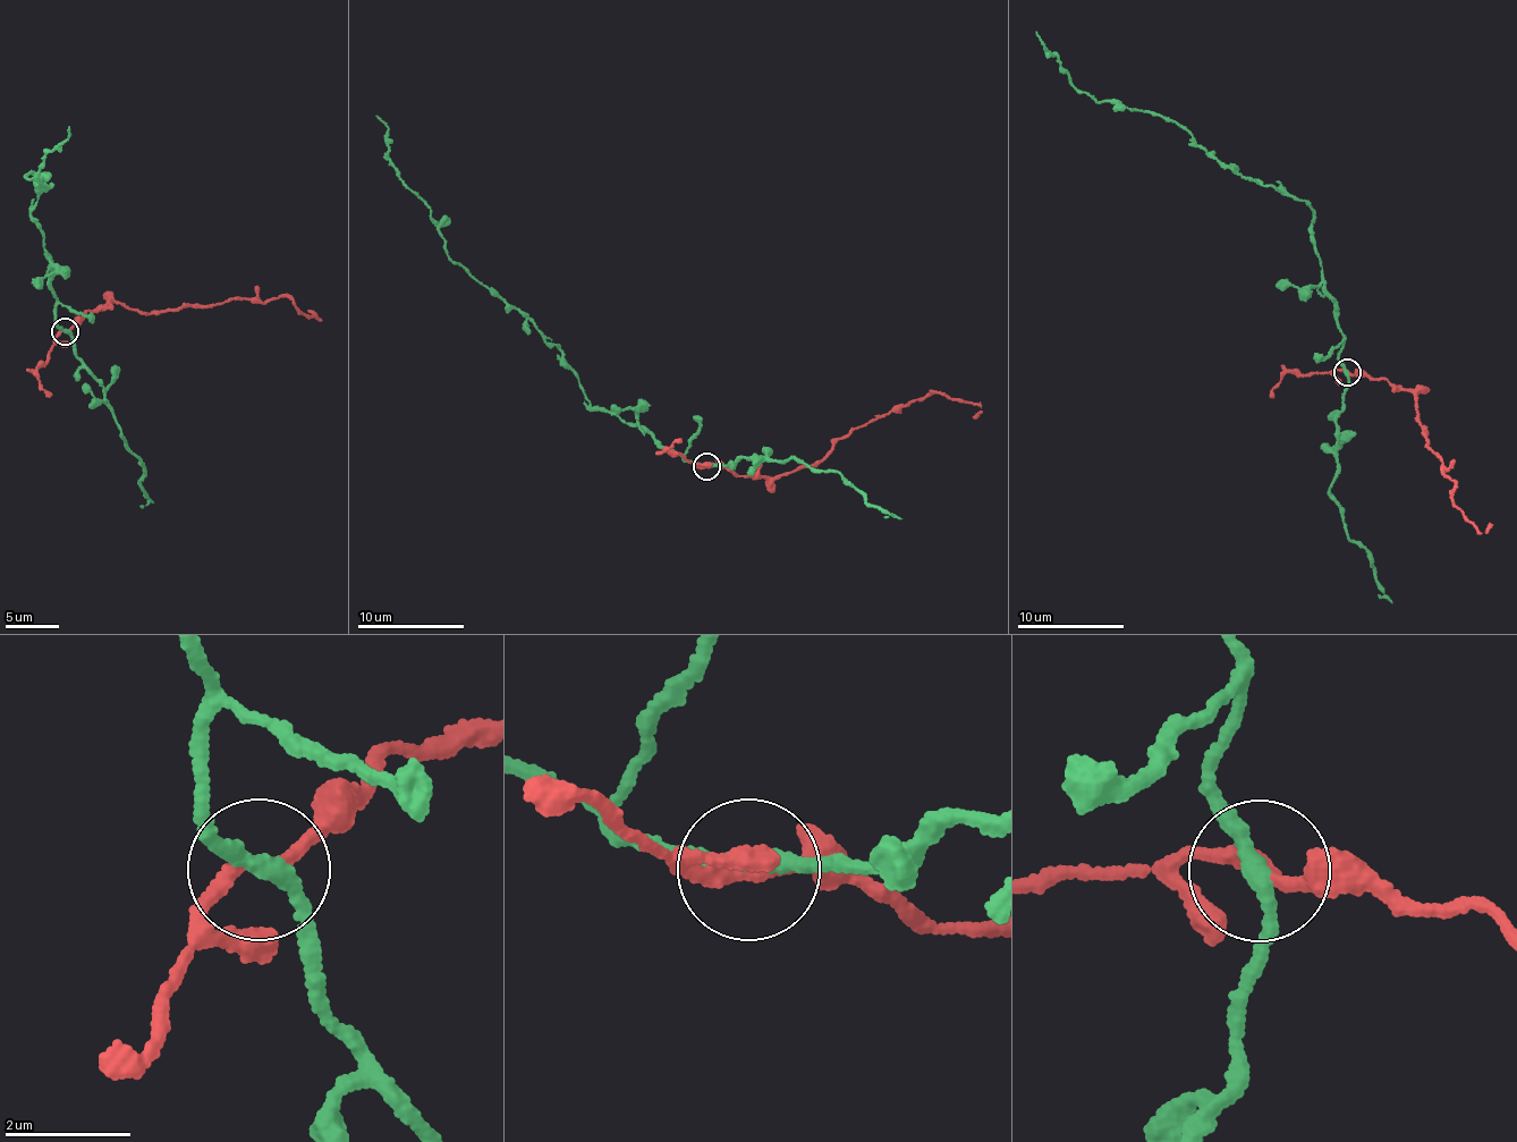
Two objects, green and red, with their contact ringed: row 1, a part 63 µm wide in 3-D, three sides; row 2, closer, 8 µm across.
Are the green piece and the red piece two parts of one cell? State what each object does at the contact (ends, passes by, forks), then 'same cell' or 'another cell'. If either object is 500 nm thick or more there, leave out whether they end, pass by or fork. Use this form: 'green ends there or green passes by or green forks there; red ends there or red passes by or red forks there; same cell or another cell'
green passes by; red passes by; another cell

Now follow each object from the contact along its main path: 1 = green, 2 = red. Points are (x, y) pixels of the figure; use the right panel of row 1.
1: (1347, 371), (1313, 209), (1237, 175), (1185, 129), (1096, 102), (1071, 83), (1036, 32)
2: (1347, 371), (1386, 379), (1417, 398), (1426, 445), (1456, 484), (1454, 505), (1481, 532), (1490, 523)

